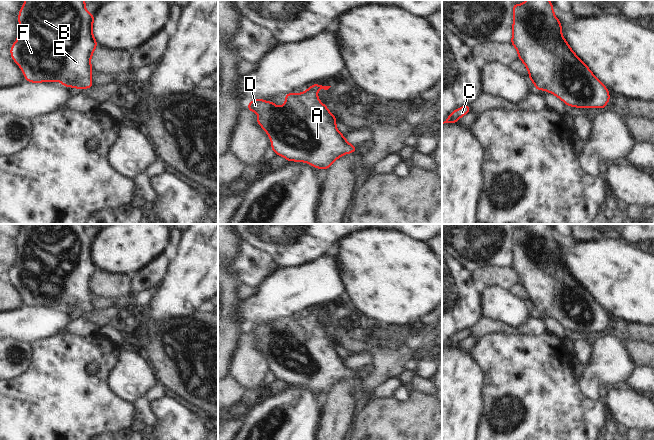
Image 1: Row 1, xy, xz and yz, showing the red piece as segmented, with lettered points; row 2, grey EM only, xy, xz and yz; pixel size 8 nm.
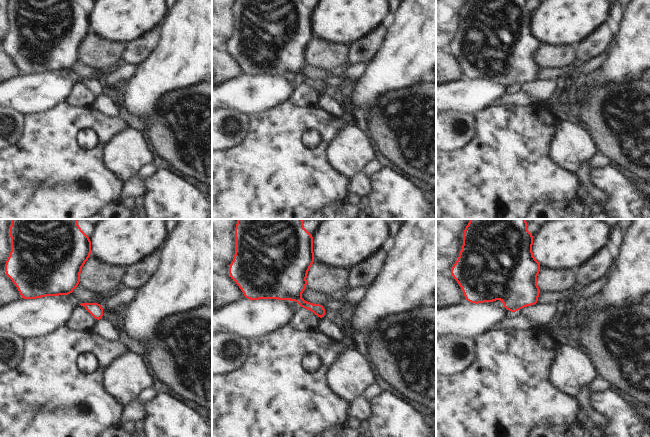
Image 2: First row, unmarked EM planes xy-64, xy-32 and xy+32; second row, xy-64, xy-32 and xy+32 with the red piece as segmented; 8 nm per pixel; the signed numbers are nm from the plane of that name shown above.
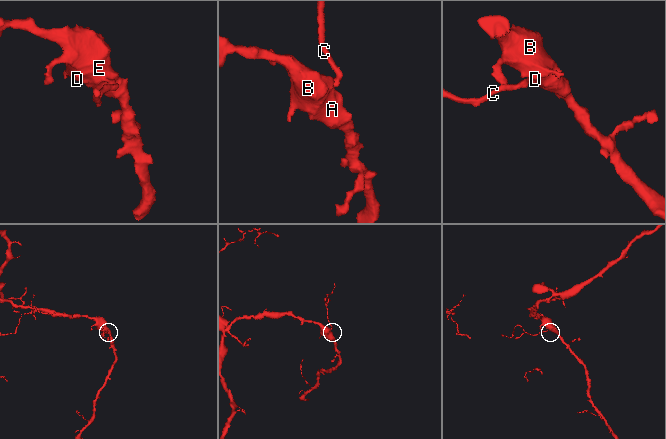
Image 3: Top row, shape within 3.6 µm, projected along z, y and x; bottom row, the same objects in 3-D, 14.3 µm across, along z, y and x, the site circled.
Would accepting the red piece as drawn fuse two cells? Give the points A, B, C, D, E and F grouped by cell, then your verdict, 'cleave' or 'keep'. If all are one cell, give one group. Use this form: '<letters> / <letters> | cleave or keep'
A B C D E F | keep

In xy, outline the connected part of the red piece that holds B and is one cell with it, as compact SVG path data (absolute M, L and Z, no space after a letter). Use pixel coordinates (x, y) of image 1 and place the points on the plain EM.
M25 224L18 238L17 265L10 273L11 281L28 306L56 306L67 312L92 312L91 281L98 267L93 260L95 239L90 238L84 224Z

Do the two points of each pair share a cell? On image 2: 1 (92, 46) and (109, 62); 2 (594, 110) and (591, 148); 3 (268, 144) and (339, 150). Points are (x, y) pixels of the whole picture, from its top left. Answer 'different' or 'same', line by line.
1: same
2: different
3: different

